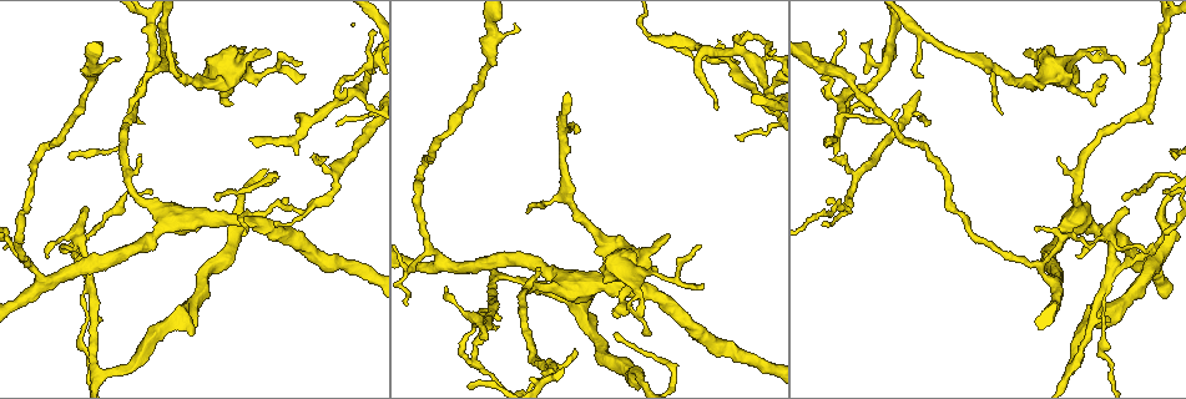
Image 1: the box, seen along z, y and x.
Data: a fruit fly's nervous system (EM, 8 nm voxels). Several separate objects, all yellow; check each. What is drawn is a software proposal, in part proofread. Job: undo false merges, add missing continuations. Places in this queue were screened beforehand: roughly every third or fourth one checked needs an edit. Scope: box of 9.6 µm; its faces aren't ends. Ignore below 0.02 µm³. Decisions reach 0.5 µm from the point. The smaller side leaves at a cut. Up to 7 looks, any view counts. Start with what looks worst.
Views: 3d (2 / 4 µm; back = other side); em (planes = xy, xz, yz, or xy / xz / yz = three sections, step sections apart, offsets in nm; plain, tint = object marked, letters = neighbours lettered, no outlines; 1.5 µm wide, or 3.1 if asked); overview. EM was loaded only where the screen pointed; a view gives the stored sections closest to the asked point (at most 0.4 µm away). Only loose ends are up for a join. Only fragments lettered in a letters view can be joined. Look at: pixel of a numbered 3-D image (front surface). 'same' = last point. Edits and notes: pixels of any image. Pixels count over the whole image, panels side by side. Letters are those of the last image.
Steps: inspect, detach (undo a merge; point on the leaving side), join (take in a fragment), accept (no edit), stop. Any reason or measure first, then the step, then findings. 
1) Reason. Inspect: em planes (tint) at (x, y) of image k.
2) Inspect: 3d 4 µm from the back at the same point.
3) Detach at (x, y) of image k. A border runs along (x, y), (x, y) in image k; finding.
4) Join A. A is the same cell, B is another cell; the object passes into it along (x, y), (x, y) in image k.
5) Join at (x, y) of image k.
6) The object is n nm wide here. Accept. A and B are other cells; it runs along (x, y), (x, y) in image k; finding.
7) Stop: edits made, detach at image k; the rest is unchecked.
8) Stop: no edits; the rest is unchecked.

An open end. Inspect: 3d 4 µm at (827, 138) of image 1.

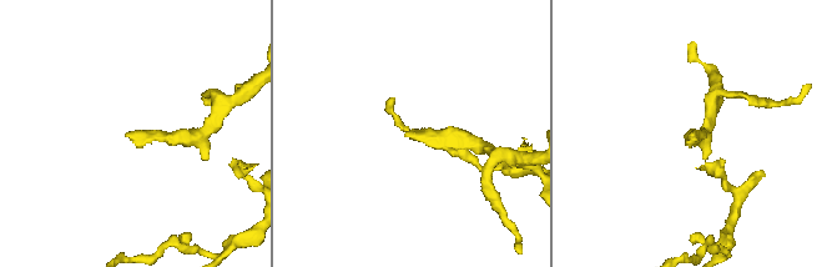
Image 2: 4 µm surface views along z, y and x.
Inspect: em xy step 8 (letters) at (693, 135) of image 2.

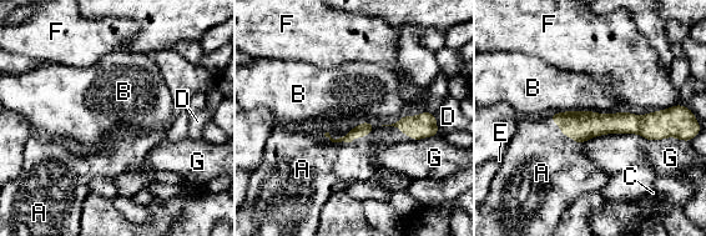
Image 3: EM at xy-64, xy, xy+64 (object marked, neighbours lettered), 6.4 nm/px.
Cut it another way. Inspect: em planes (letters) at the same point.

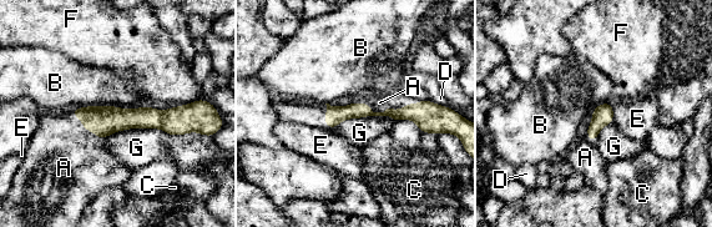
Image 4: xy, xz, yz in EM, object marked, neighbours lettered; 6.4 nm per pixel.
Join at (379, 102) of image 4. A is the same cell, B, C, D, E, F and G are other cells; the object passes into it along (424, 114), (387, 109), (379, 102) in image 4; it goes on there.

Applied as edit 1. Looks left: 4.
Two arms in line, one across. Inspect: em planes (tint) at (487, 322) of image 1.

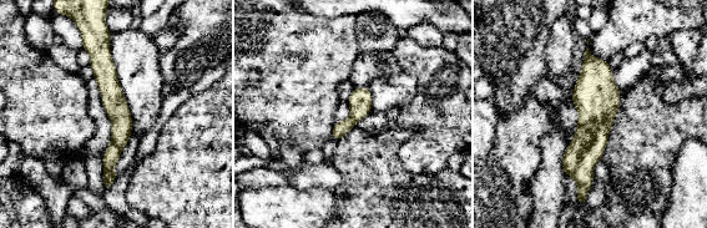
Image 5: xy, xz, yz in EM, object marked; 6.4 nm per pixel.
See the neighbours. Inspect: em planes (letters) at the same point.

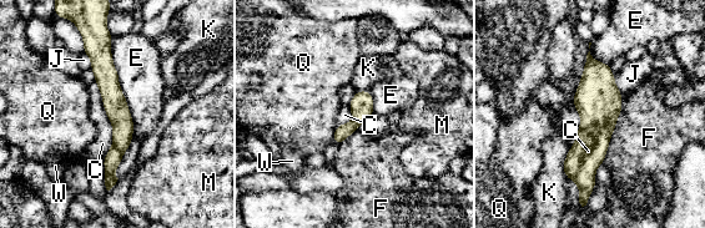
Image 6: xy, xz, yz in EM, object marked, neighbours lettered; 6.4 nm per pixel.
Detach at (585, 180) of image 6. C, E, F, J, K, M, Q and W are other cells; the part that leaves runs along (610, 128), (589, 165), (582, 188) in image 6; a second neuron is stuck on.

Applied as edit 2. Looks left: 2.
Stop: edits made, join at image 4, detach at image 6; the rest is unchecked.

